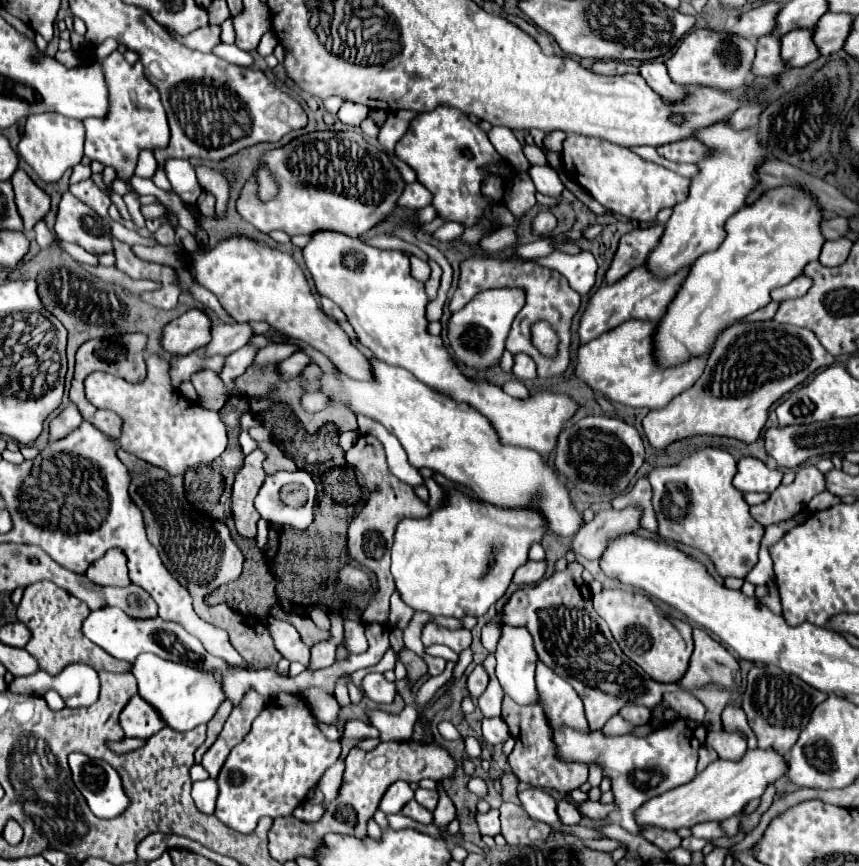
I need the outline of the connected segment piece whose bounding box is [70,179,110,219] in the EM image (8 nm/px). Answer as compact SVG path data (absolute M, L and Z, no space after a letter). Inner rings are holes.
M86 179L82 183L70 185L70 193L76 195L82 203L90 205L96 213L100 213L100 217L108 217L108 207L110 207L110 199L94 185L92 179Z

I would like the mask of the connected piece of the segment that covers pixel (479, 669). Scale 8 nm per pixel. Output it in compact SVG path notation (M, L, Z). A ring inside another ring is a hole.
M476 665L474 671L468 675L468 693L470 693L470 699L478 699L482 695L482 689L486 689L486 683L488 683L488 675L486 675L484 667Z

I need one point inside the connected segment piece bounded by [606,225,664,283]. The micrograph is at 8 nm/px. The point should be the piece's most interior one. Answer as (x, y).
(634, 247)

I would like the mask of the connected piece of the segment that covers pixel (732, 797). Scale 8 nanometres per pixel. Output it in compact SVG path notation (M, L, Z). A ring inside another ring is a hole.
M776 749L746 751L740 761L718 759L710 763L702 773L698 773L690 783L646 801L636 811L636 821L640 827L658 825L668 831L676 831L680 827L694 827L702 821L724 821L732 815L738 815L752 799L760 799L766 787L776 783L786 773L786 769L786 757L776 753Z

